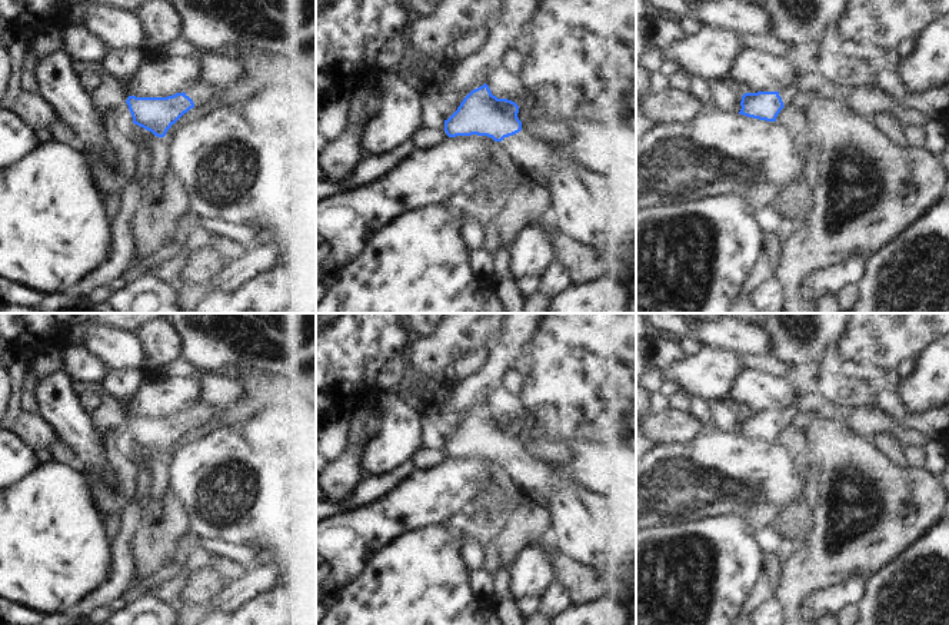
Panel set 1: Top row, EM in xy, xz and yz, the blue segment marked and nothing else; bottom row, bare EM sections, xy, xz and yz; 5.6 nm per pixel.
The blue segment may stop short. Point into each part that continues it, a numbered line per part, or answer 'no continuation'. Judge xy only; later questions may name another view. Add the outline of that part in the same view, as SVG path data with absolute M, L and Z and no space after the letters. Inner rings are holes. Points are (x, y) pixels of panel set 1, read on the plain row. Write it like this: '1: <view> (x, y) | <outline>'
1: xy (200, 412) | M199 400L184 413L193 420L194 426L200 426L222 410L204 403L203 400Z

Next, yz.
1: yz (791, 412) | M787 406L779 412L779 416L782 418L783 426L790 426L792 420L799 415L799 410L796 406Z

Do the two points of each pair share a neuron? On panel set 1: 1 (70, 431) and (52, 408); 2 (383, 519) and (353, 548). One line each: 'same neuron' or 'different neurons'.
1: same neuron
2: same neuron

